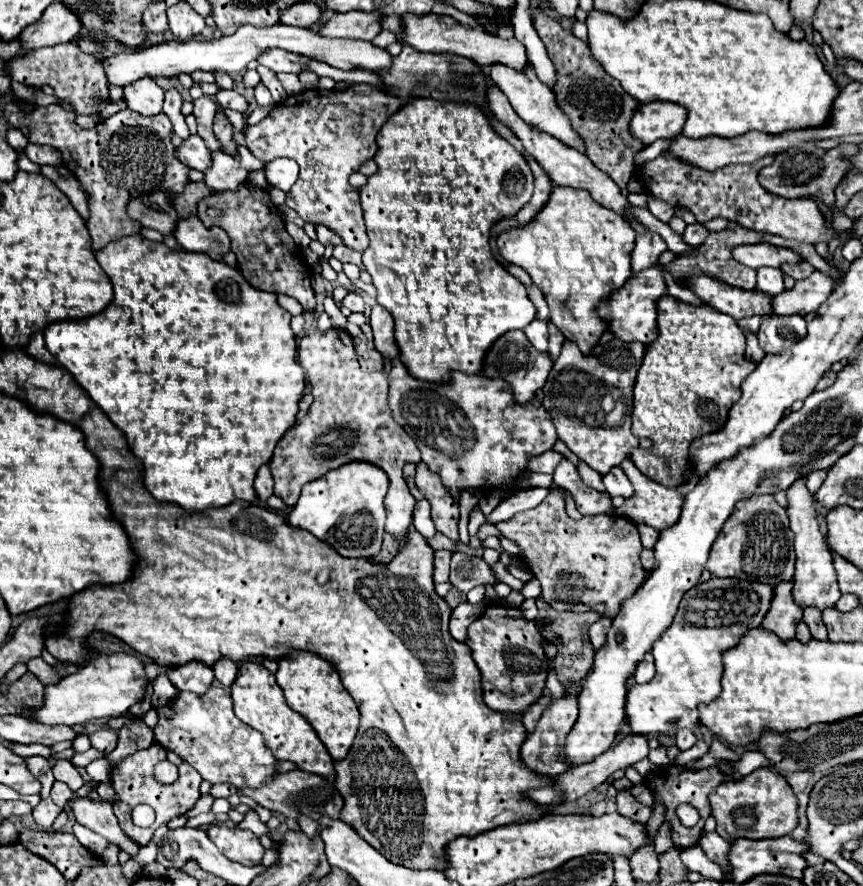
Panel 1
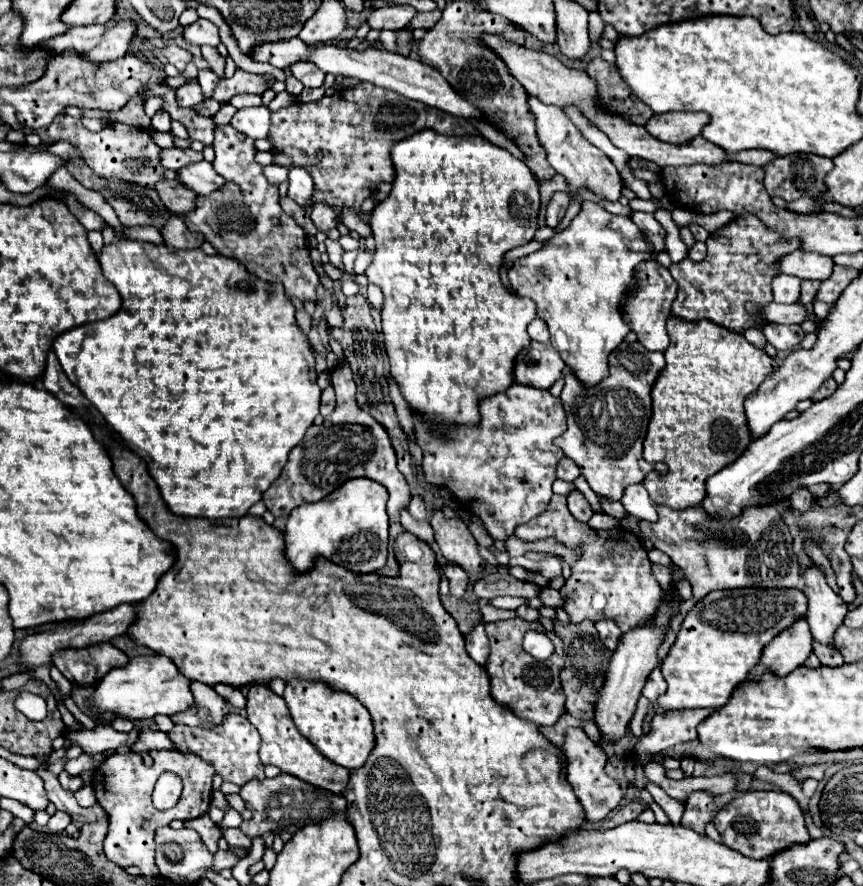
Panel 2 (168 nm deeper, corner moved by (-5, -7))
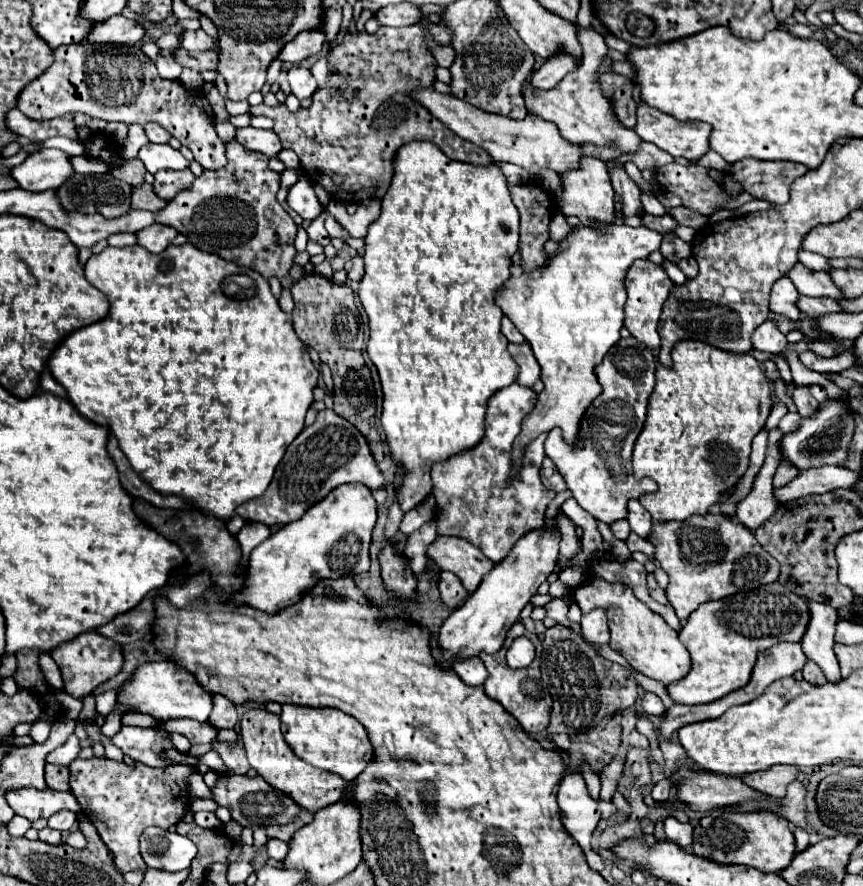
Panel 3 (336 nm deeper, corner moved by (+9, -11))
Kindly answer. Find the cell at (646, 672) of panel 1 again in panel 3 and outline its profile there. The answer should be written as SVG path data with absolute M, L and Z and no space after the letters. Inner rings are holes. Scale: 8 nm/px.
M644 692L644 696L642 696L642 710L648 716L664 716L666 714L666 706L662 704L662 700L650 692Z

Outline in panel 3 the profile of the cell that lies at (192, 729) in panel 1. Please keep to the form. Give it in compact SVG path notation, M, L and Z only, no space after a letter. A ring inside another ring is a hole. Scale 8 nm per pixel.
M214 742L214 750L220 754L220 758L232 768L230 774L246 774L248 770L248 760L246 760L246 752L242 748L242 744L230 748L228 744L222 742Z

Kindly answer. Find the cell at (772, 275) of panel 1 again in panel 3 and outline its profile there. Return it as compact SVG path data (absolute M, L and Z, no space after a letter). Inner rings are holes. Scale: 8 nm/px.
M780 278L774 286L772 286L772 294L770 294L770 310L774 314L782 314L788 316L790 320L798 320L800 312L798 312L798 290L794 288L790 278Z

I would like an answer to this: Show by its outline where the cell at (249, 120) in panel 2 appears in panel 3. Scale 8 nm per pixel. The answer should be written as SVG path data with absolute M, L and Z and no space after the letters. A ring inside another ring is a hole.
M254 126L238 128L236 140L240 144L244 144L248 150L262 152L268 158L274 158L282 150L282 144L280 144L278 136L274 134L274 130L260 130L260 128L254 128Z

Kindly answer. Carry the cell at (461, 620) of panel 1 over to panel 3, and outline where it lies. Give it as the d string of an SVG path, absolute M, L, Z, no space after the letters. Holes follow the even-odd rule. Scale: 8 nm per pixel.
M468 658L468 660L458 660L454 666L454 672L462 678L464 684L468 686L482 686L486 682L486 666L482 664L480 658Z

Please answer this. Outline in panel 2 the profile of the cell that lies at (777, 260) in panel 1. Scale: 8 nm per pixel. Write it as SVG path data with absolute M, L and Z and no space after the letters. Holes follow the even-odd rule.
M796 250L792 254L782 256L776 262L778 270L784 274L792 274L798 278L810 278L810 280L826 280L832 274L834 260L830 256L822 256L816 252L804 252Z

